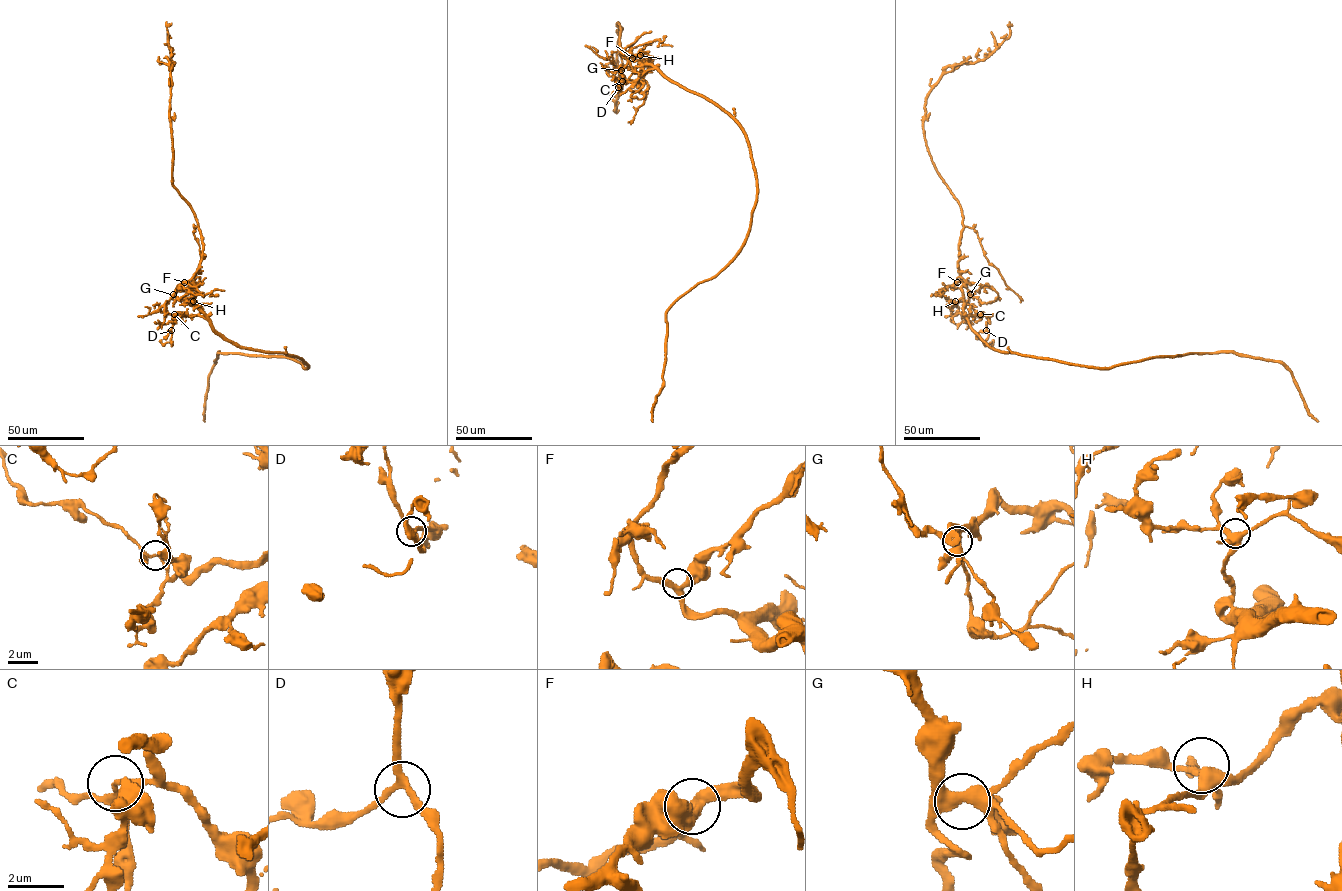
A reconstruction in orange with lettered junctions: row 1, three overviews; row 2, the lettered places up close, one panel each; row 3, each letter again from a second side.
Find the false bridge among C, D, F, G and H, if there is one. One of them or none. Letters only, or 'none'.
none

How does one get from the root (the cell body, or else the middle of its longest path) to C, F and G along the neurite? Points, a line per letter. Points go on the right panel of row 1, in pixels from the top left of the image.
C: (992, 348), (968, 320), (970, 315), (979, 315), (982, 312), (980, 314)
F: (992, 348), (971, 327), (963, 310), (963, 282), (957, 282)
G: (992, 348), (972, 329), (964, 313), (961, 287), (971, 283), (968, 283), (970, 294)

